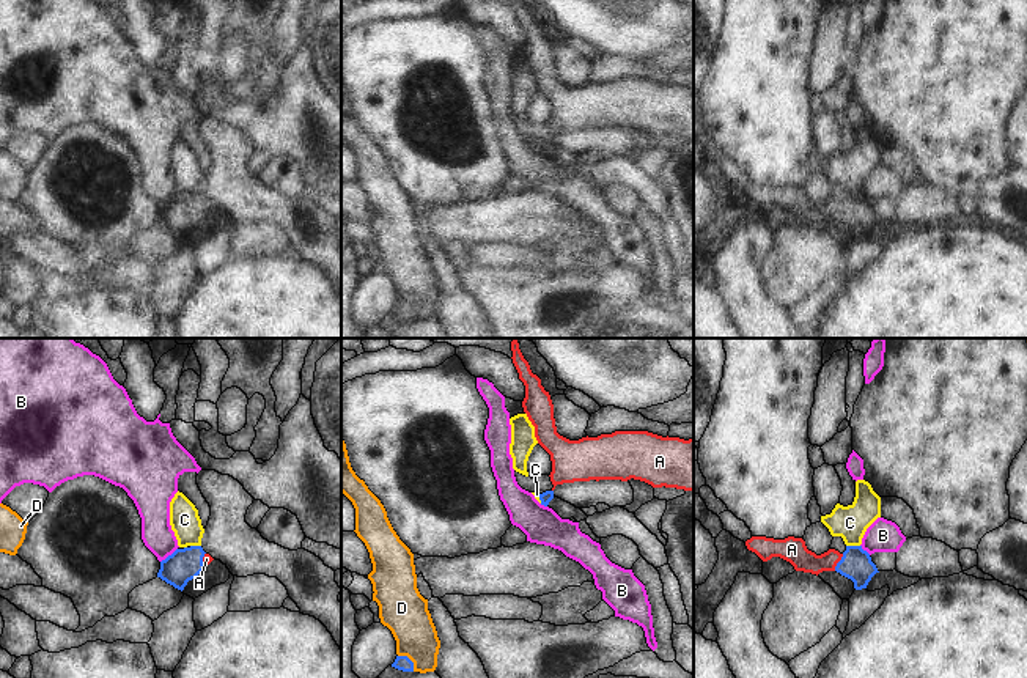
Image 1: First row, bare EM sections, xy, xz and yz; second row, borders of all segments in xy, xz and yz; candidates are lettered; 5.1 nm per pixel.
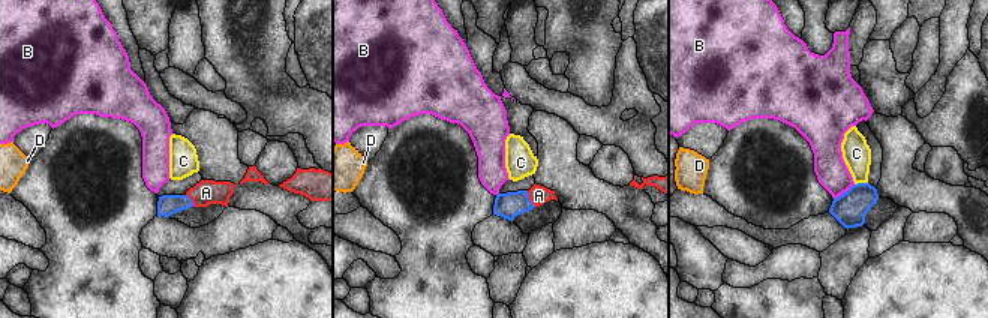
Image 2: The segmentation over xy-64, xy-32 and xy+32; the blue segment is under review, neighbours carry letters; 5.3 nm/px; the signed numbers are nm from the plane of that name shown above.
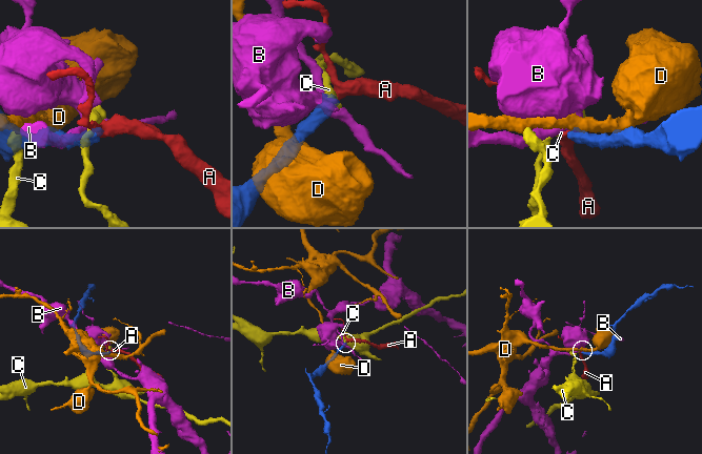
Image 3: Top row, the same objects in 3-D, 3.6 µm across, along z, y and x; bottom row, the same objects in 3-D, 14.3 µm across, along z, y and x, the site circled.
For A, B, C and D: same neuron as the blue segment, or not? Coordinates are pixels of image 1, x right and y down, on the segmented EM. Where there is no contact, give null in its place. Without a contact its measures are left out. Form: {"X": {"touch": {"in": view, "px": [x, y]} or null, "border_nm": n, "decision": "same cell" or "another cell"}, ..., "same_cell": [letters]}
{"A": {"touch": {"in": "yz", "px": [839, 562]}, "border_nm": 100, "decision": "same cell"}, "B": {"touch": {"in": "xy", "px": [169, 556]}, "border_nm": 120, "decision": "another cell"}, "C": {"touch": {"in": "yz", "px": [853, 546]}, "border_nm": 70, "decision": "another cell"}, "D": {"touch": {"in": "xz", "px": [409, 659]}, "border_nm": 120, "decision": "another cell"}, "same_cell": ["A"]}

